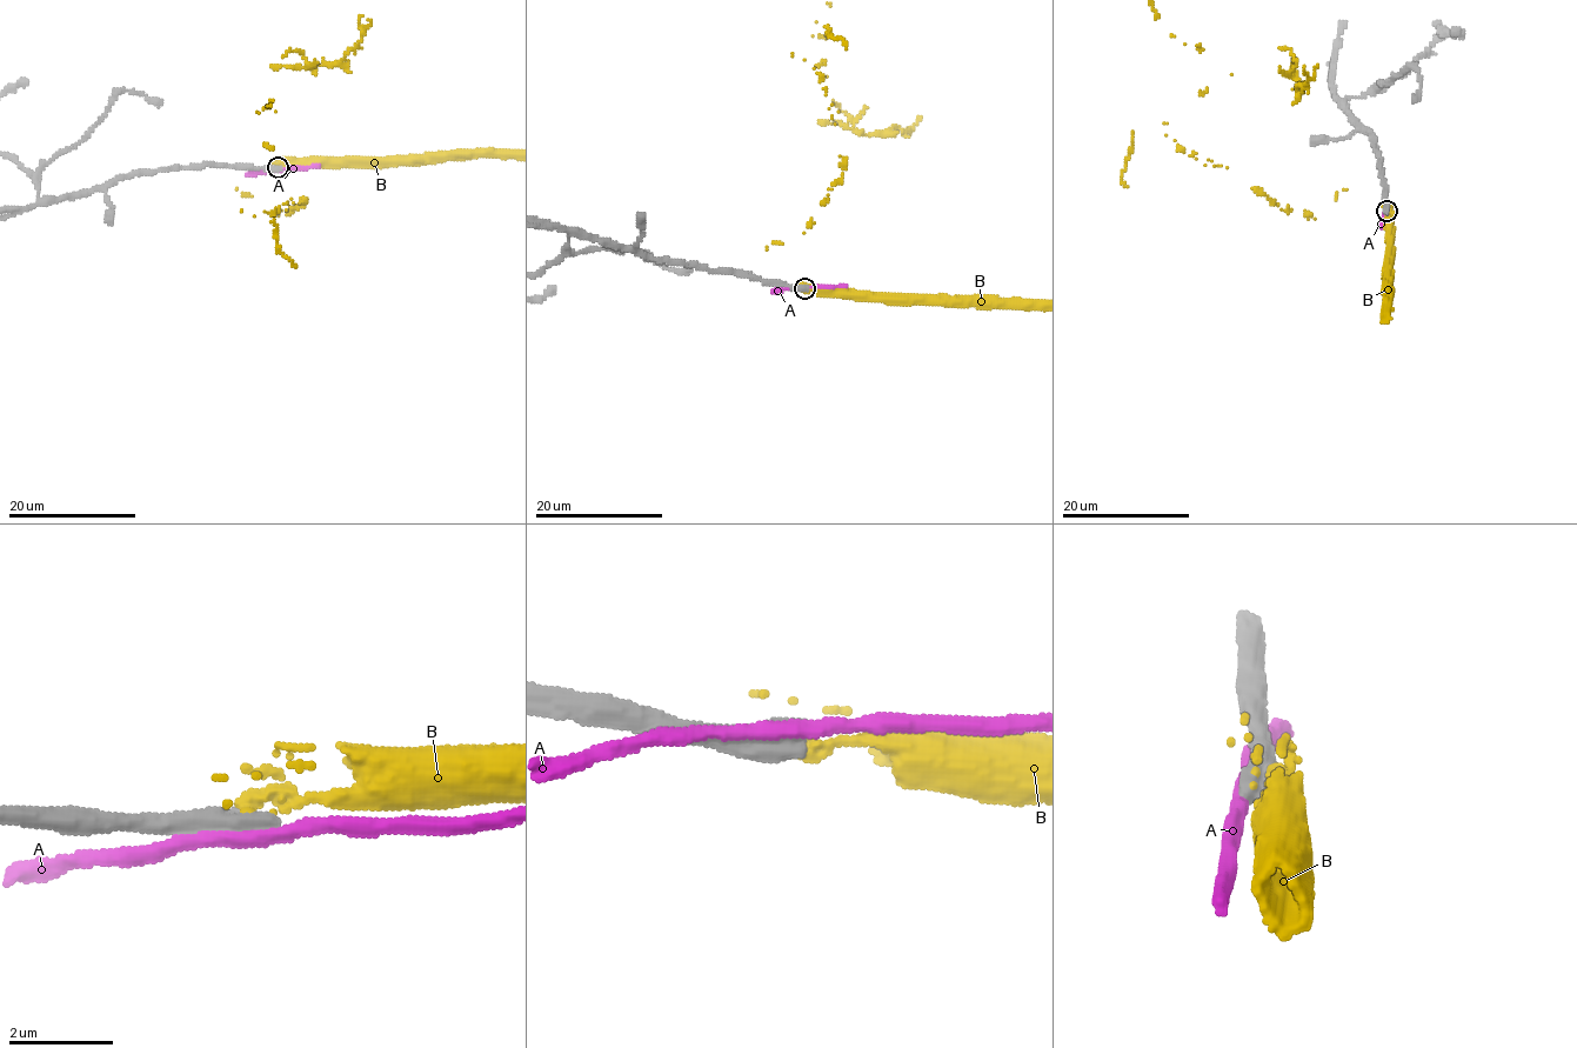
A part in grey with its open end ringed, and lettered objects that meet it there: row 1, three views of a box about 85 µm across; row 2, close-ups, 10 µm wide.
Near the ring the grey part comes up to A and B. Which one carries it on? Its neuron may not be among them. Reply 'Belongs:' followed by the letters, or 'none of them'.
Belongs: none of them

